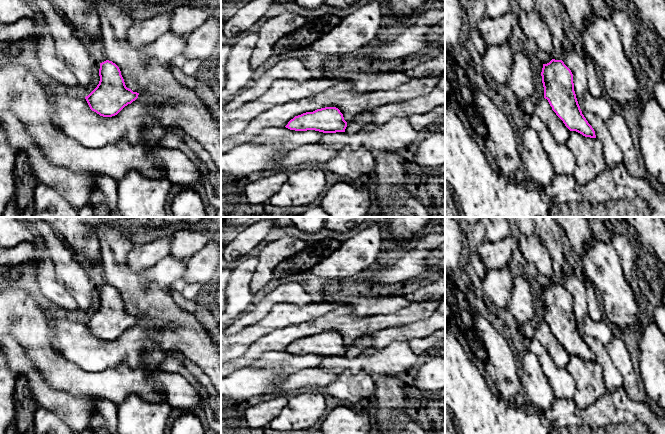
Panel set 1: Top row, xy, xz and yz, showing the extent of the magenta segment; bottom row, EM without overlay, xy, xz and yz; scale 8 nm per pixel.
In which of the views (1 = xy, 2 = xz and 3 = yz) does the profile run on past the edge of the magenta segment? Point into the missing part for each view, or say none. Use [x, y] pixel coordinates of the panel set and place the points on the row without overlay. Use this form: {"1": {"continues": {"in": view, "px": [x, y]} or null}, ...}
{"1": {"continues": null}, "2": {"continues": null}, "3": {"continues": null}}

